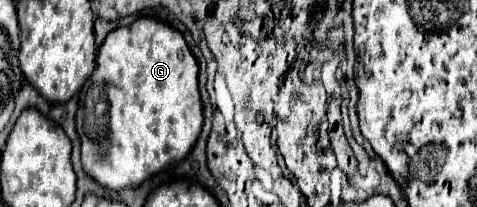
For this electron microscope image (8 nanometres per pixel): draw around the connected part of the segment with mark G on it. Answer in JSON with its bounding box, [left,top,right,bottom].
[76,17,202,191]

